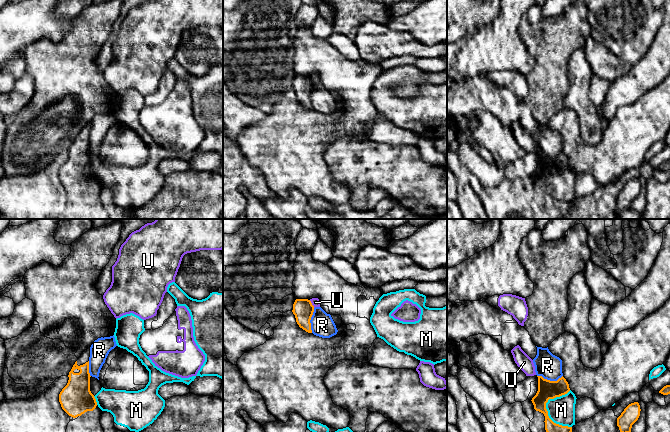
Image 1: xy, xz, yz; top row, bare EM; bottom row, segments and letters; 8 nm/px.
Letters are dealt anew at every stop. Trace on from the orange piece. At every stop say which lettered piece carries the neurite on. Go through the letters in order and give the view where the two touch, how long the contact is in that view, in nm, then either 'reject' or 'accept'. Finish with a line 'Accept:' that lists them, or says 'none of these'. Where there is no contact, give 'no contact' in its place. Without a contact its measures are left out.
M: yz | 300 nm | reject
R: yz | 200 nm | reject
U: xz | 80 nm | reject
Accept: none of these

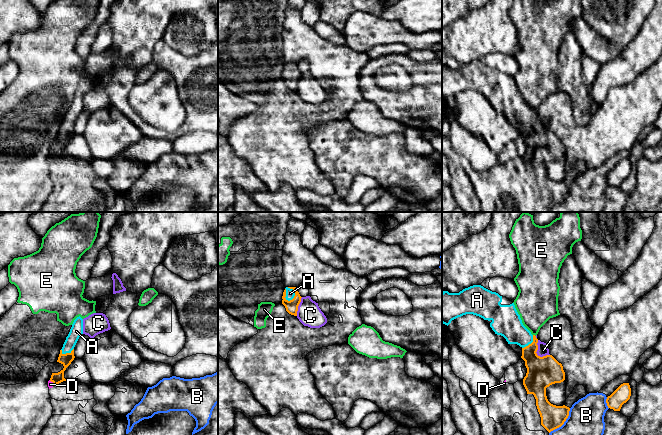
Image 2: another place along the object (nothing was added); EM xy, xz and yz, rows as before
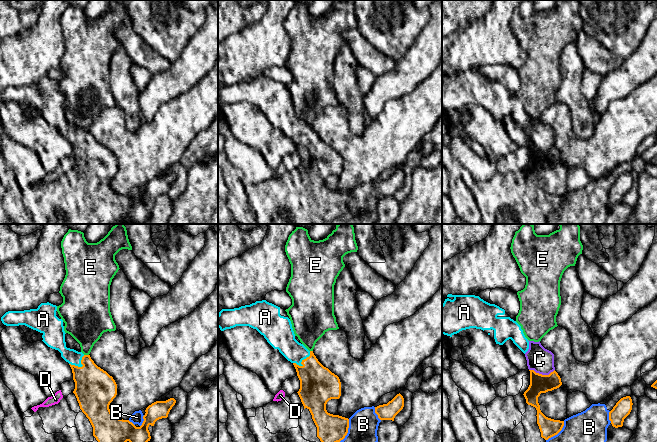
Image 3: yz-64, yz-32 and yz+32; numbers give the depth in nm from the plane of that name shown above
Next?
A: xz | 120 nm | accept
B: yz | 100 nm | reject
C: yz | 160 nm | reject
D: xy | 60 nm | reject
E: yz | 30 nm | reject
Accept: A

